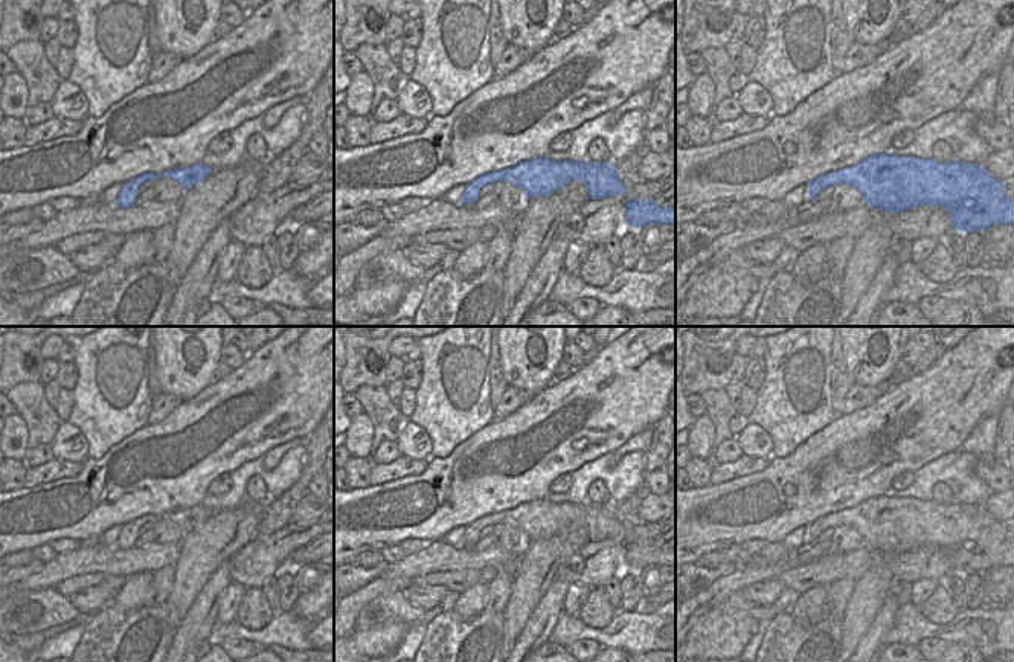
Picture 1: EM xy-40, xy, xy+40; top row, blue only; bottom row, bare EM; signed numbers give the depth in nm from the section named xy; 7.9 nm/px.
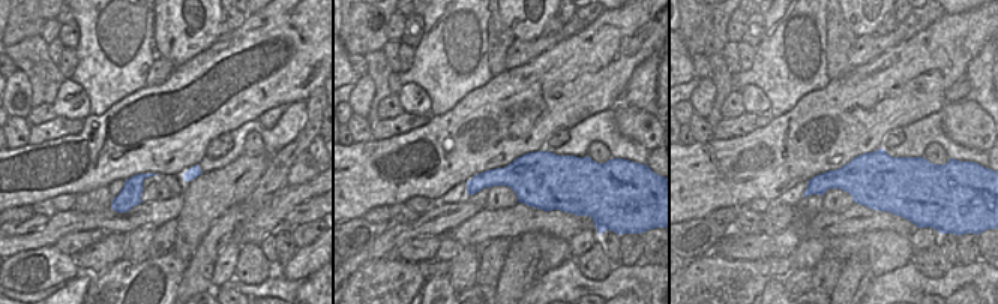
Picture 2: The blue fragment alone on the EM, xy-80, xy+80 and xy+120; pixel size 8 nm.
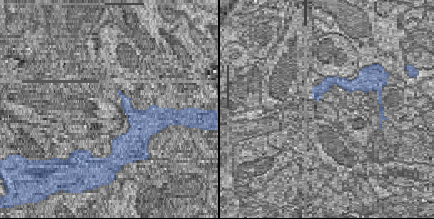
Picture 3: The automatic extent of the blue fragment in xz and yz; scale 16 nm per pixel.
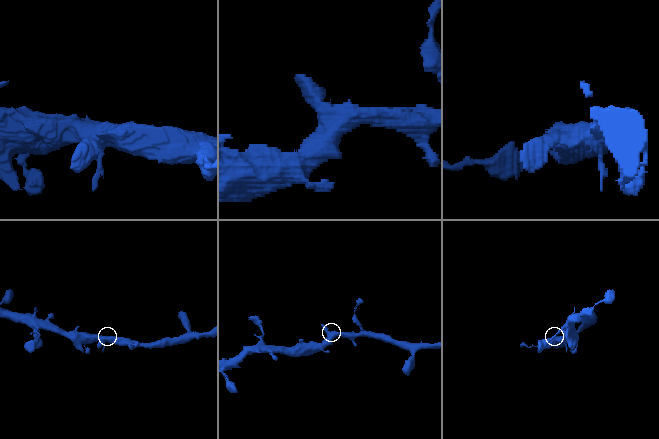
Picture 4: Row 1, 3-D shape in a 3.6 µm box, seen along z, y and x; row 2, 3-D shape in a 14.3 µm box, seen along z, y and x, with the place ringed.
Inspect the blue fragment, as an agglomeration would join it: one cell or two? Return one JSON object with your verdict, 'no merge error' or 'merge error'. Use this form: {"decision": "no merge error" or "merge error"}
{"decision": "no merge error"}

